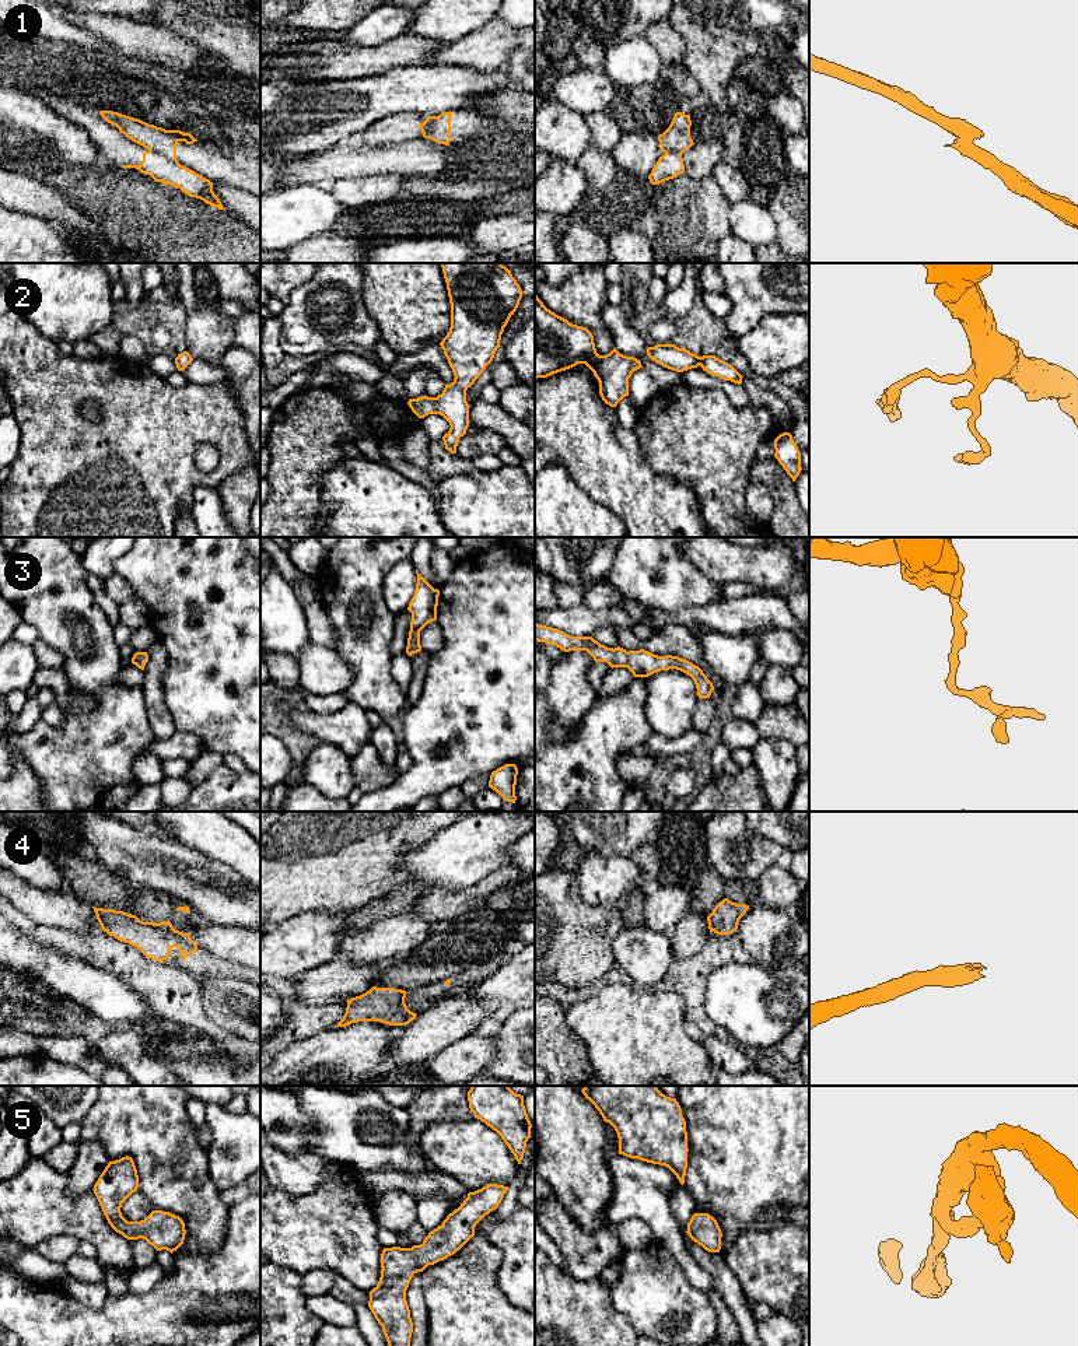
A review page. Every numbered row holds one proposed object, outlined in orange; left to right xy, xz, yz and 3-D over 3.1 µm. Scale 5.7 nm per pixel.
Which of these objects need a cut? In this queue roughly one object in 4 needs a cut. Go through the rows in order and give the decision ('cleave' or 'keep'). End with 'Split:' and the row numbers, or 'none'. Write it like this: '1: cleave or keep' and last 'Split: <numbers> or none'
1: cleave
2: keep
3: keep
4: keep
5: keep
Split: 1

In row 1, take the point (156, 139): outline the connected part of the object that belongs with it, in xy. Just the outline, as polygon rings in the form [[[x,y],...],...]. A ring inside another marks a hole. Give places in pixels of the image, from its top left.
[[[101,111],[99,115],[111,125],[116,126],[132,141],[144,148],[158,153],[165,158],[178,162],[176,146],[179,141],[193,144],[197,141],[190,133],[181,130],[165,130],[112,111]]]

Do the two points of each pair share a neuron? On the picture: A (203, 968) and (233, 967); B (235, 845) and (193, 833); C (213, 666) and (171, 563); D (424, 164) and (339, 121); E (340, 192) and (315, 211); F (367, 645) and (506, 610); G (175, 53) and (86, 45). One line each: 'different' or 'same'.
A: same
B: same
C: same
D: different
E: different
F: different
G: different

